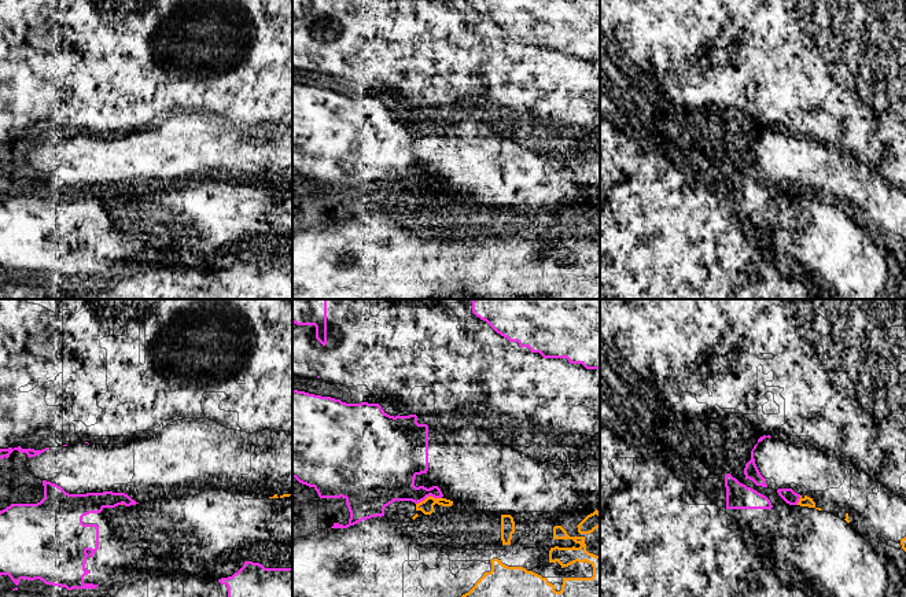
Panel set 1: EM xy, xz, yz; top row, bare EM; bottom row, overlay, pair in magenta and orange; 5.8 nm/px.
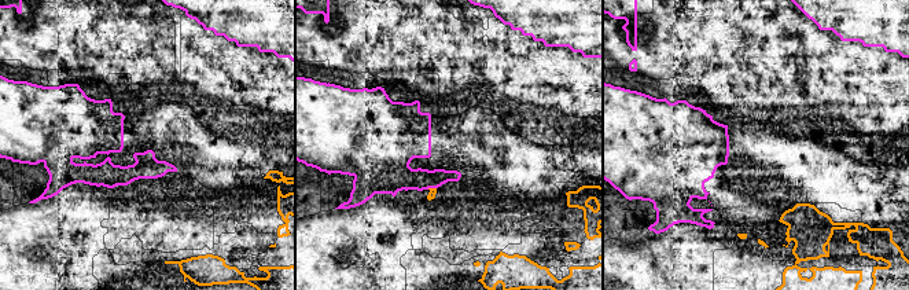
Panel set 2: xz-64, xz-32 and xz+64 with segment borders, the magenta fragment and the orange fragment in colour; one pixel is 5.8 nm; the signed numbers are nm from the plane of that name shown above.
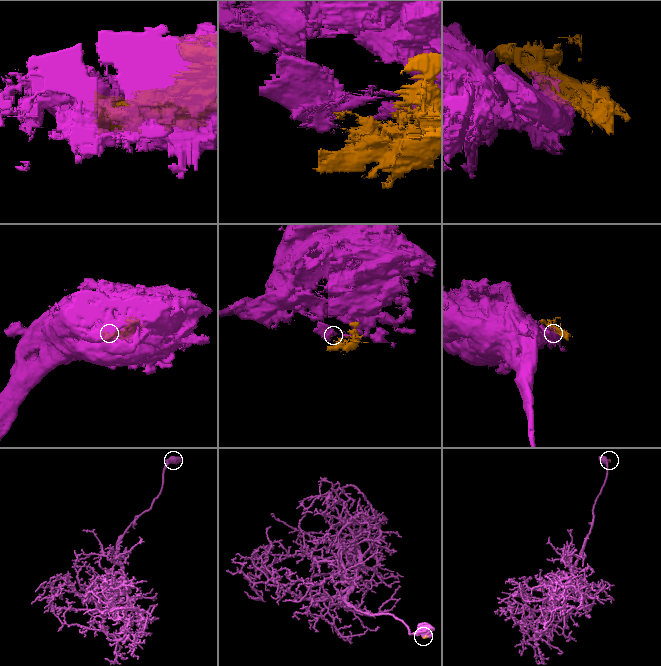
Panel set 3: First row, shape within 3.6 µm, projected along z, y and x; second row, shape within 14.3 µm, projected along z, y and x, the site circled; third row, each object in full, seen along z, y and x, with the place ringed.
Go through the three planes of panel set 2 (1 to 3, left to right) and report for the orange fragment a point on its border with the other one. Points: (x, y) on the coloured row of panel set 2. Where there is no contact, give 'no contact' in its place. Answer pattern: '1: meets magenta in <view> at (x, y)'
1: no contact
2: meets magenta in xz-32 at (431, 187)
3: no contact

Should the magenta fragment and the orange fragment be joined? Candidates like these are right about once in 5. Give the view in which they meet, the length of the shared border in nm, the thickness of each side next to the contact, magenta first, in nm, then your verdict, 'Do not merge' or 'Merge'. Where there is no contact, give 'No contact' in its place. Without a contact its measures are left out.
Touches magenta in xz. Shared border 160 nm. Thickness 280 nm (magenta) against 80 nm. Do not merge

